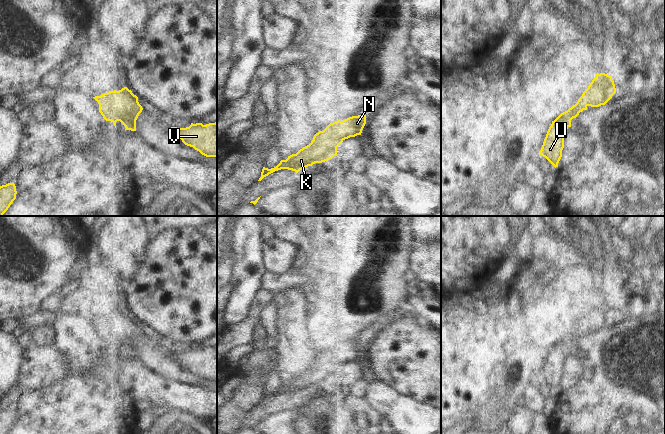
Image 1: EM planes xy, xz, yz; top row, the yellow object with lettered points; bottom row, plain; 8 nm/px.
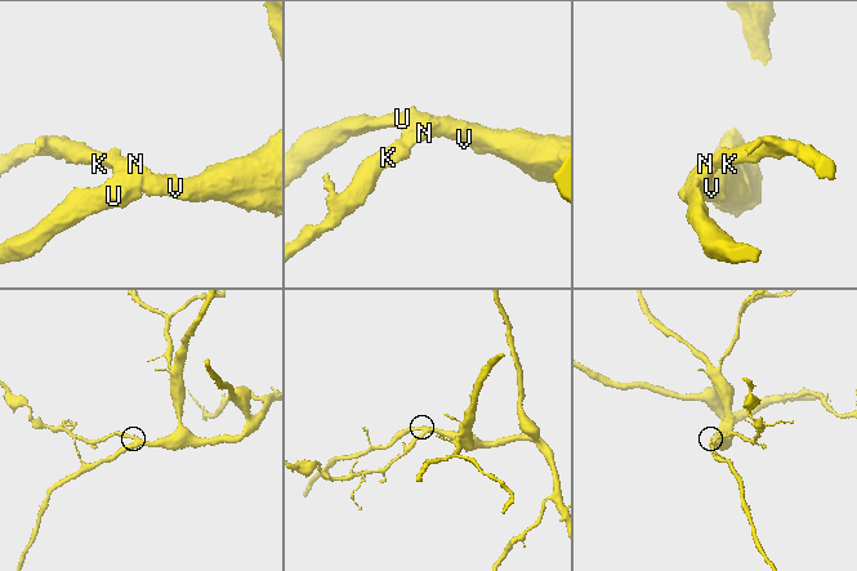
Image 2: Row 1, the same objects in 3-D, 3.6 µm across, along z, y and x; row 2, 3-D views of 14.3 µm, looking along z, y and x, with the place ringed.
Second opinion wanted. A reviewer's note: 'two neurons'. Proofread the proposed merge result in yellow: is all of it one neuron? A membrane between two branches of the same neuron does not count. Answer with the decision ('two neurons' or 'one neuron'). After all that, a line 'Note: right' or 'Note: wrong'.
one neuron
Note: wrong

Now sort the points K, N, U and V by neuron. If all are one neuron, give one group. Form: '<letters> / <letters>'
K N U V

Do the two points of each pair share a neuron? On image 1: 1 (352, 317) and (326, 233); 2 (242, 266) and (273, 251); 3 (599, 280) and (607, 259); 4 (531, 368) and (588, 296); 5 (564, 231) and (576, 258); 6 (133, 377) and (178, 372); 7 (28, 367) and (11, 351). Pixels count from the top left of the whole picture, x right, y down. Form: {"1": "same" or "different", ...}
{"1": "same", "2": "different", "3": "same", "4": "different", "5": "same", "6": "different", "7": "different"}

